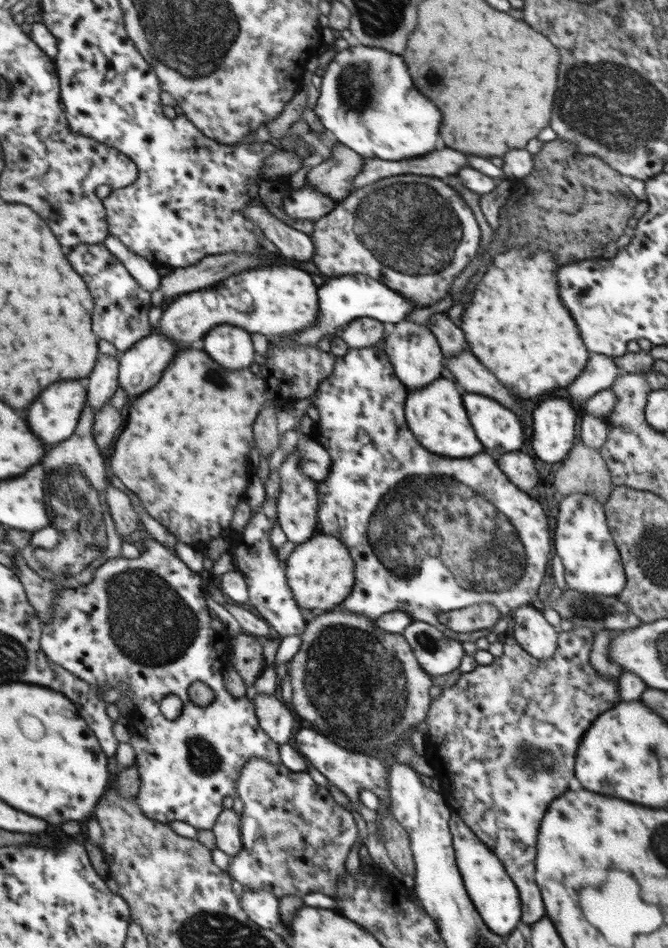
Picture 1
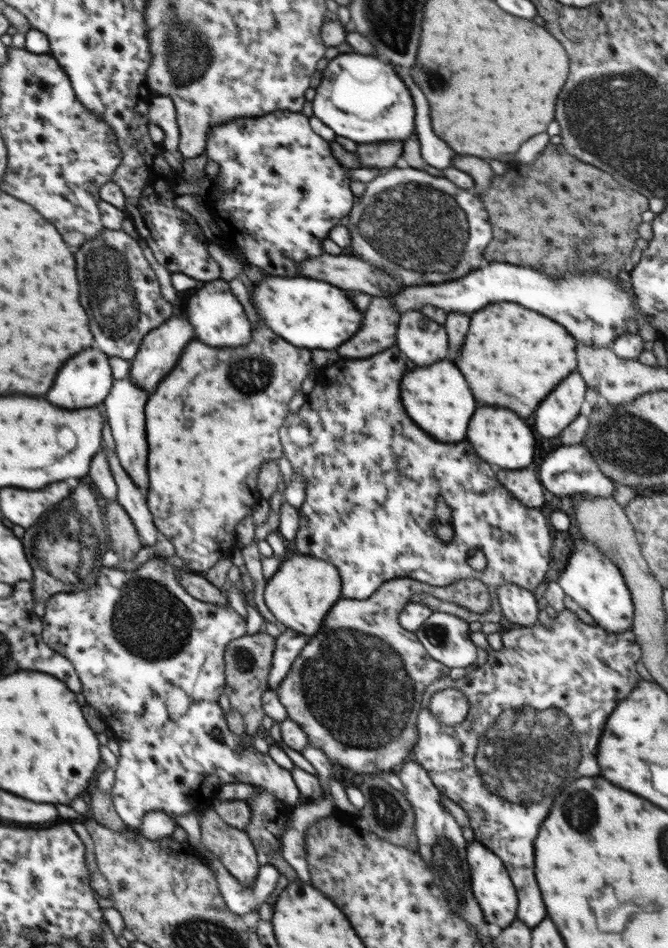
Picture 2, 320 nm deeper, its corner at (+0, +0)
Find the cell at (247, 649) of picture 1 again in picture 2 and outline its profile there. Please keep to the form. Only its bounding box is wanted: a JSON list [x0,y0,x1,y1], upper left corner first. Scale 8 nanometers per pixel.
[224,633,276,736]

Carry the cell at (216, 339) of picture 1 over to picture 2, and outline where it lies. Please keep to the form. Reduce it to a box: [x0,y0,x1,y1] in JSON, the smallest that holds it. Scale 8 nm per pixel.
[186,279,253,346]

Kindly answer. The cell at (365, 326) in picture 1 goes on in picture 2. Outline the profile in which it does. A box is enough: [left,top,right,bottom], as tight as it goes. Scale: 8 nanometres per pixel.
[337,297,400,358]

